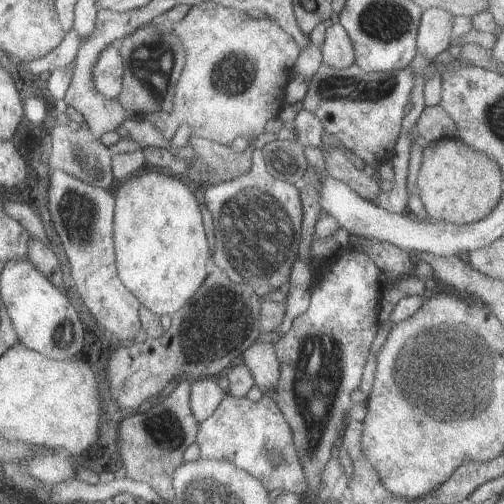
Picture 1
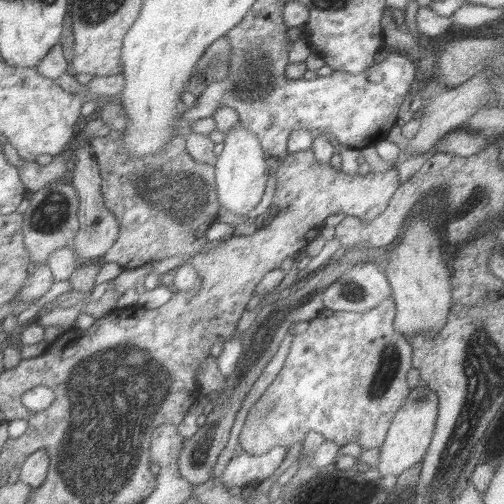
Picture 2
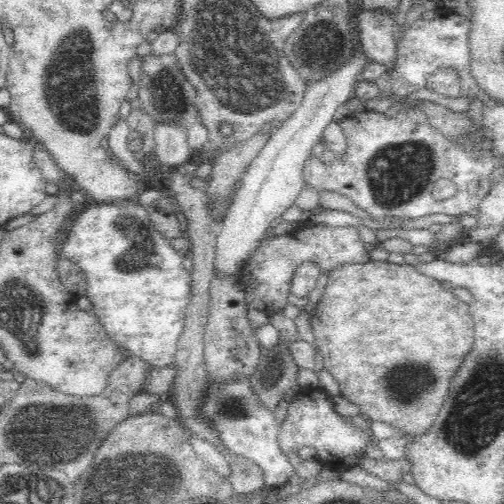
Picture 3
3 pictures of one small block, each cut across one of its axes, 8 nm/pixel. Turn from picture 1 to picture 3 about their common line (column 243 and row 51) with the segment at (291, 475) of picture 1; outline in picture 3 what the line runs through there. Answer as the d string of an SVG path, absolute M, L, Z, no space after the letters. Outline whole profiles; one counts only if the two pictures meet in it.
M446 6L430 8L430 12L424 12L418 20L414 20L408 26L408 32L396 44L398 60L396 68L392 70L392 94L408 98L414 92L426 88L436 72L454 72L460 80L460 92L466 94L466 98L476 96L480 92L480 86L470 74L470 50L466 38L468 28L470 20L466 16L460 16L458 12L450 12Z

